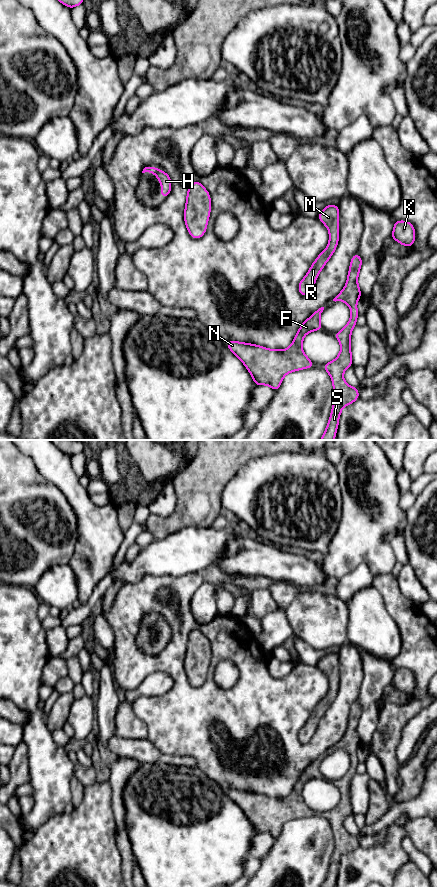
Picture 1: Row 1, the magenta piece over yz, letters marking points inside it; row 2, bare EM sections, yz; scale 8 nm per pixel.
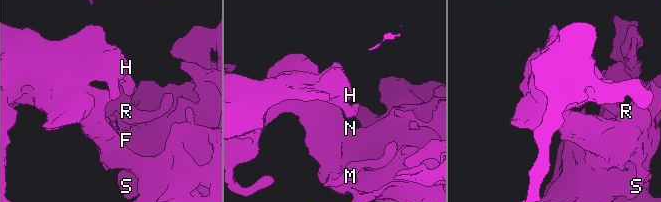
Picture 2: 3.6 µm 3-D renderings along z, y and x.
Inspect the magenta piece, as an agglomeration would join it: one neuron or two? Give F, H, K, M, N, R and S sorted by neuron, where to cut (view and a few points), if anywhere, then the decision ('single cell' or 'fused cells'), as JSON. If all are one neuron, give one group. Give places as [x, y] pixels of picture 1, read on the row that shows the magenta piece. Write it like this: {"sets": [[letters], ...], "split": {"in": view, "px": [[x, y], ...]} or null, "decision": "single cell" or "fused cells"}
{"sets": [["F", "H", "K", "M", "N", "R", "S"]], "split": null, "decision": "single cell"}

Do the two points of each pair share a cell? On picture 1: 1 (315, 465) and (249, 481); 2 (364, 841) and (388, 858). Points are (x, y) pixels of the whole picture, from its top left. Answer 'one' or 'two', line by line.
1: one
2: two

